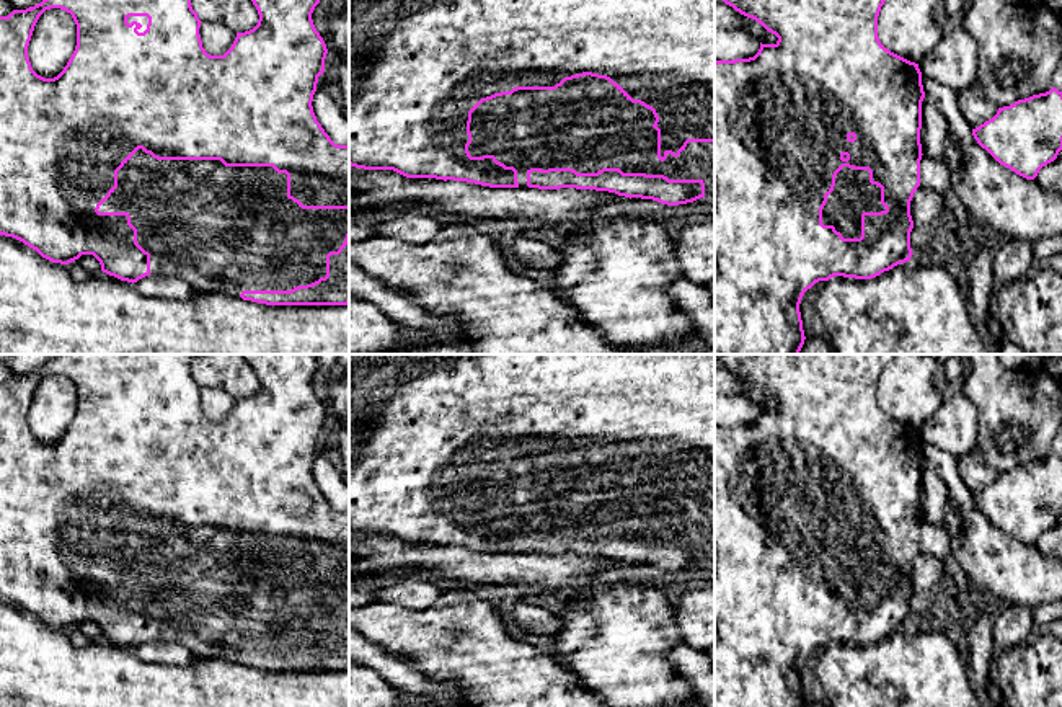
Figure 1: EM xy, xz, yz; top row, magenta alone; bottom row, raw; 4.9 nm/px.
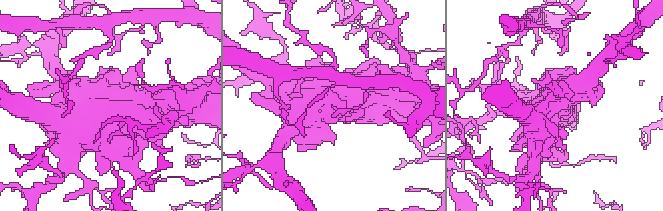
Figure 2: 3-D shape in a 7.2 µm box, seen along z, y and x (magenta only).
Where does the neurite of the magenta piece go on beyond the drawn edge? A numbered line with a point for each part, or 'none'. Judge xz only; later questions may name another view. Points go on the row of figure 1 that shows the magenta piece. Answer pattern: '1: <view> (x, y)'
1: xz (586, 124)

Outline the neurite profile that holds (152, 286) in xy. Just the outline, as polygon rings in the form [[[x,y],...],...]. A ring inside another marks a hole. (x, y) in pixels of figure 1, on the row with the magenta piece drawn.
[[[145,276],[134,282],[134,287],[140,294],[157,299],[188,299],[196,294],[186,281],[175,276]]]

